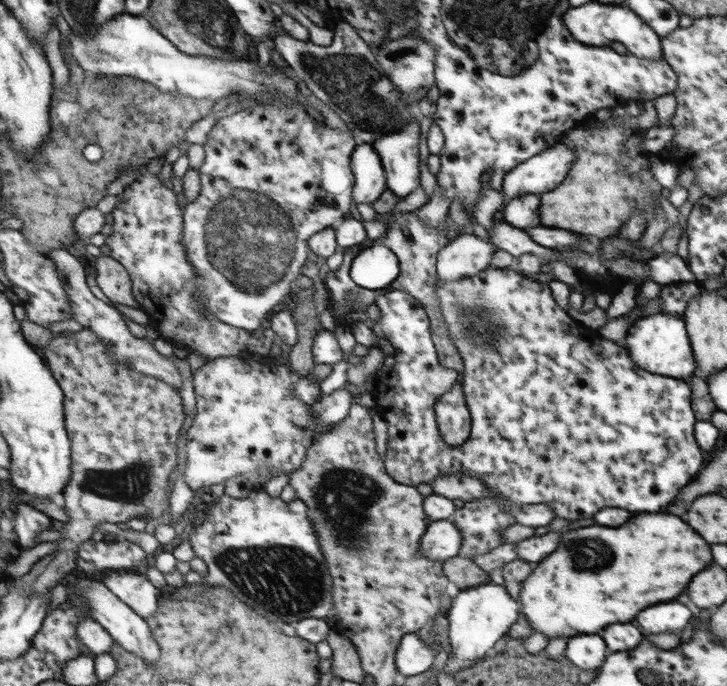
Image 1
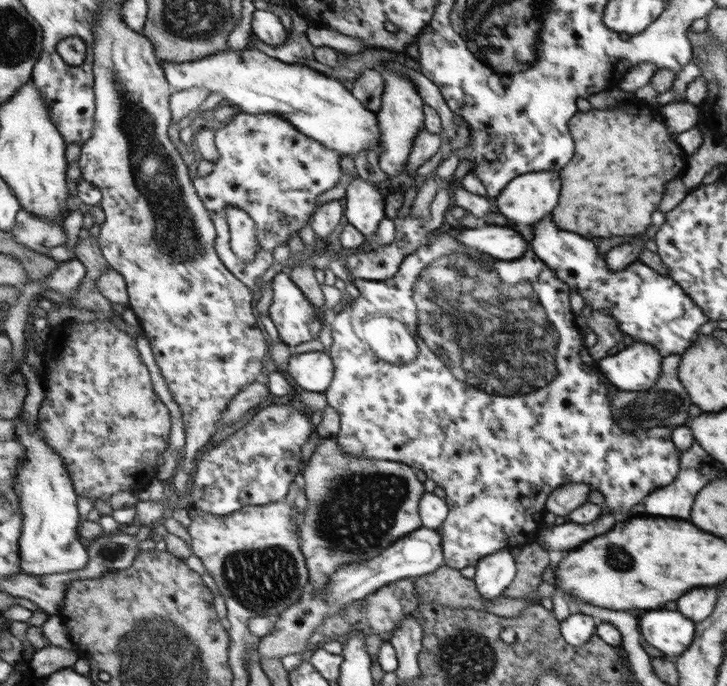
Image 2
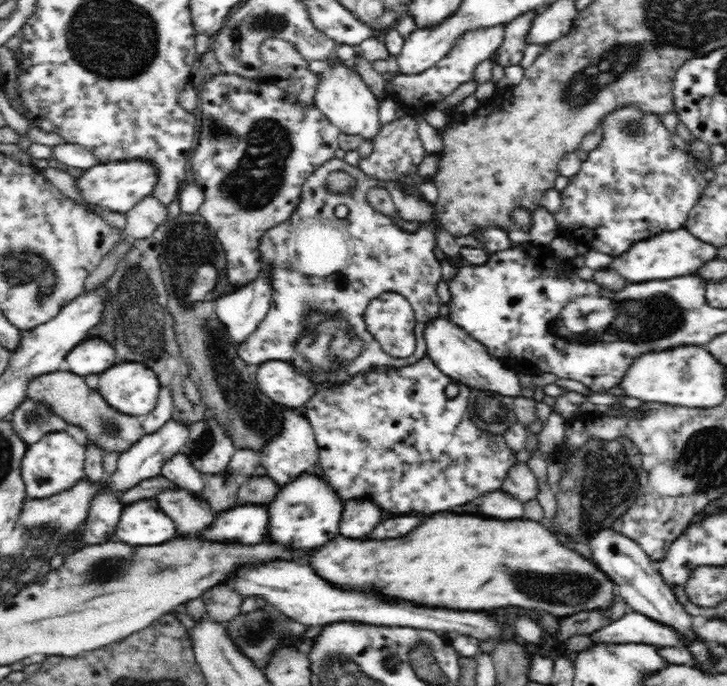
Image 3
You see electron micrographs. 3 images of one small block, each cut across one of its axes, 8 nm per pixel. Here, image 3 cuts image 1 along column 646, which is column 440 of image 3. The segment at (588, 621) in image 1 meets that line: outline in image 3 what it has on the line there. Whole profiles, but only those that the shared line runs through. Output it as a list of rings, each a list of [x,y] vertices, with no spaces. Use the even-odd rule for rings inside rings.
[[[434,514],[410,534],[394,540],[350,540],[336,536],[310,560],[318,576],[348,590],[372,590],[384,596],[410,600],[422,606],[454,610],[528,608],[547,612],[557,619],[580,610],[611,608],[615,583],[590,560],[564,546],[548,528],[534,520],[484,520],[478,516]]]

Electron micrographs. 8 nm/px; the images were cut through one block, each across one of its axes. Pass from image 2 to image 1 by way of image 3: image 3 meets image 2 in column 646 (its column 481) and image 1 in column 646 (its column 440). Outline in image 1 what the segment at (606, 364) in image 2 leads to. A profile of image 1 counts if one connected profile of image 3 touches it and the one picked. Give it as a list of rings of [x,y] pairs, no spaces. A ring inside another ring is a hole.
[[[659,313],[638,319],[628,329],[624,346],[640,368],[660,376],[685,378],[697,374],[697,359],[685,323],[685,316]]]

